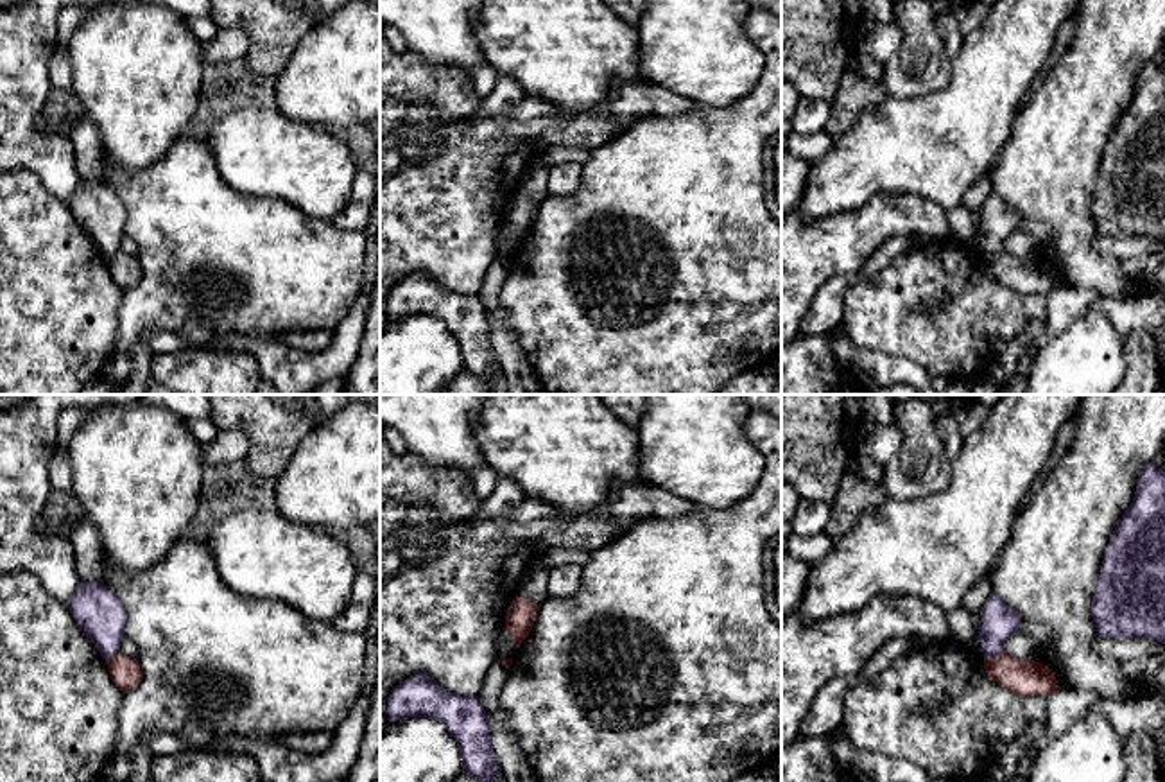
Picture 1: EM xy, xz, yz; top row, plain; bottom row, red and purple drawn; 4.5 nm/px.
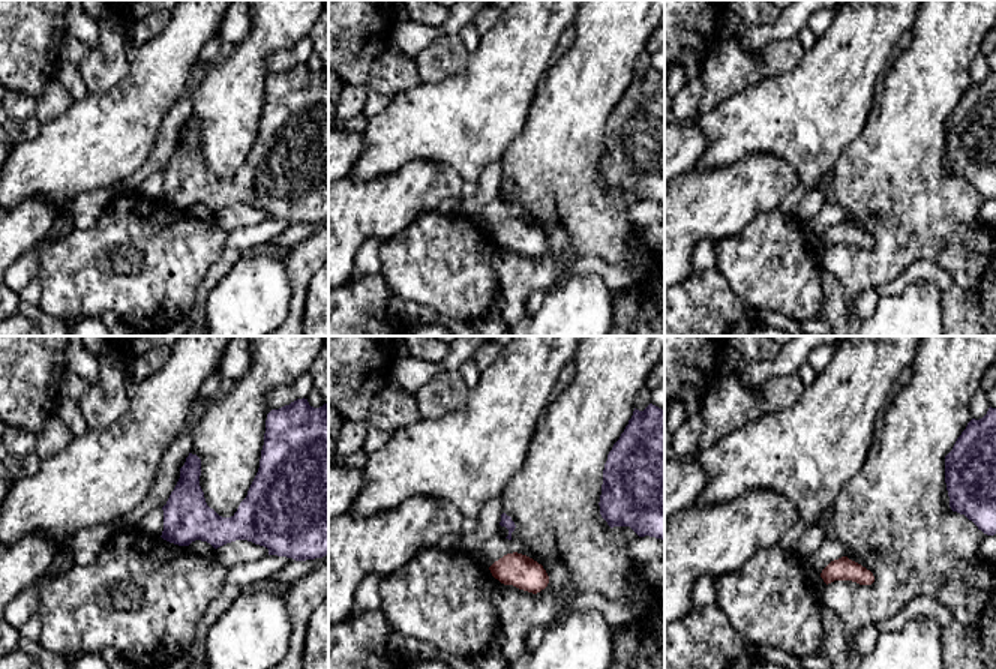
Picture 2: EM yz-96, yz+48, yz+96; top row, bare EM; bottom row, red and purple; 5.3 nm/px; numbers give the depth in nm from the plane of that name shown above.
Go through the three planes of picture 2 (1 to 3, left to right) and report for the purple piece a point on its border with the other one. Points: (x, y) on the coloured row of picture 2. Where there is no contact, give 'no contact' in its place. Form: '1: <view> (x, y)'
1: no contact
2: no contact
3: no contact

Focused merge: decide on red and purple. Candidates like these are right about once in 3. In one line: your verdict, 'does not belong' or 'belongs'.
does not belong

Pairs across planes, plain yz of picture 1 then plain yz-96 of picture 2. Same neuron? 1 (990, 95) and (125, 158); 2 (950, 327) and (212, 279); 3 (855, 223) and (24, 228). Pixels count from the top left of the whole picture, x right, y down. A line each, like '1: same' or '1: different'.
1: same
2: different
3: same

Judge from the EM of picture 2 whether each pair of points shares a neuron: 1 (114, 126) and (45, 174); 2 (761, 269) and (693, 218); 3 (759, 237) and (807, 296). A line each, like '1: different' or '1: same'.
1: same
2: different
3: same

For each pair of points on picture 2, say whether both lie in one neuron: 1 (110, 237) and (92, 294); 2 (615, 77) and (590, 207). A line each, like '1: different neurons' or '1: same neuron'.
1: same neuron
2: same neuron

